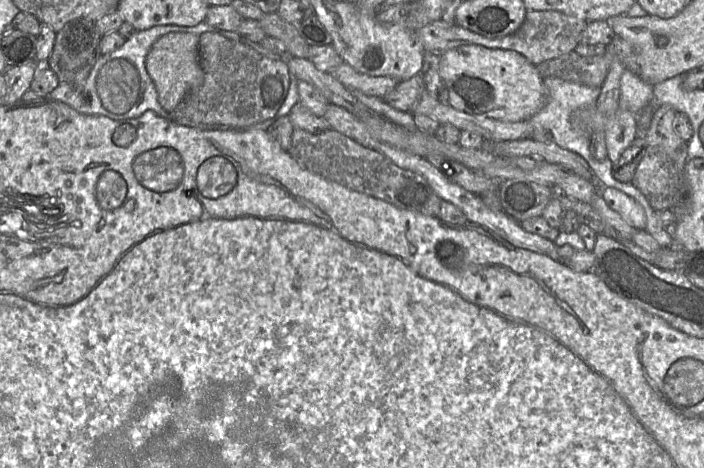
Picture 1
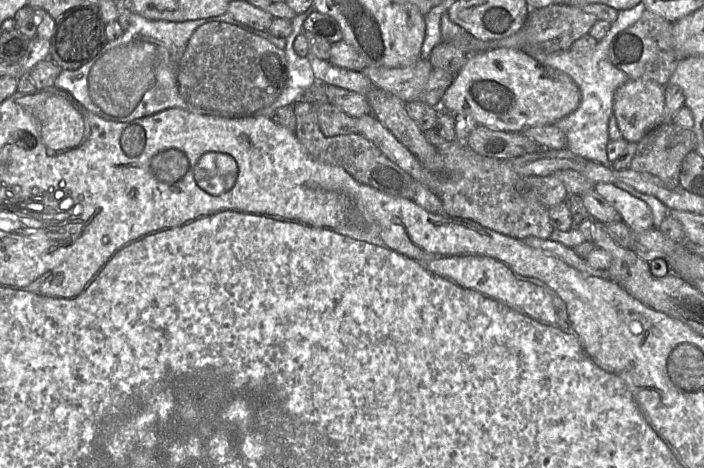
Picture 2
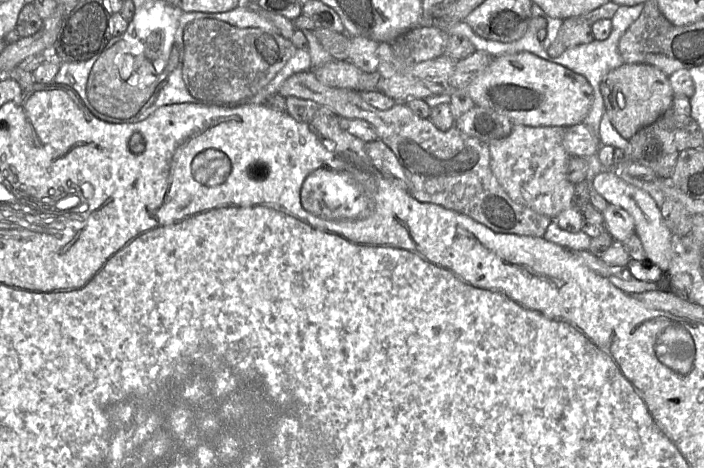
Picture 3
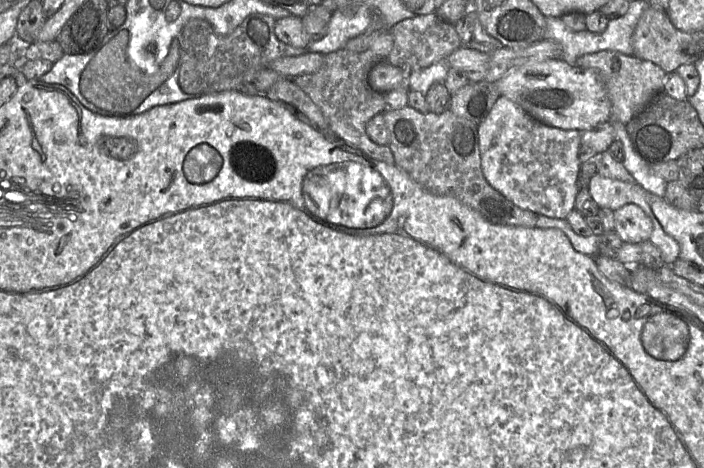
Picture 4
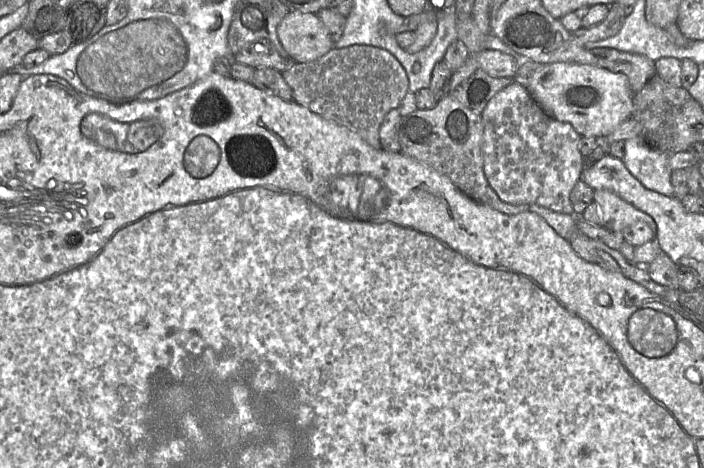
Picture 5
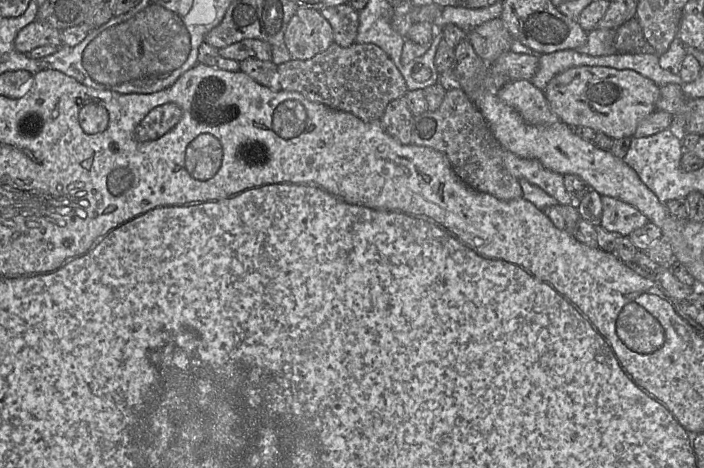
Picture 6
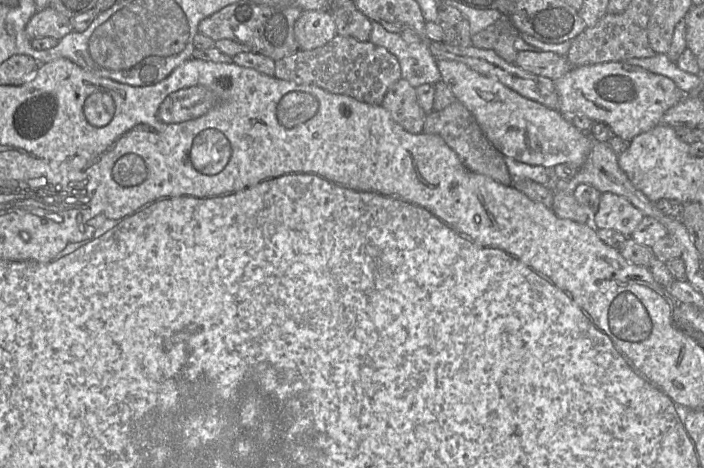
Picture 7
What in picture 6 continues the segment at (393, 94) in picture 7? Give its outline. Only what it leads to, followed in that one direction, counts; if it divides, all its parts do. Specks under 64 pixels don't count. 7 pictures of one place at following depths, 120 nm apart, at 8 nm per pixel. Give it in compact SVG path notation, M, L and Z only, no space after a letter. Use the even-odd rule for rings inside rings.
M405 94L387 105L380 122L386 133L399 143L408 145L411 144L413 119Z

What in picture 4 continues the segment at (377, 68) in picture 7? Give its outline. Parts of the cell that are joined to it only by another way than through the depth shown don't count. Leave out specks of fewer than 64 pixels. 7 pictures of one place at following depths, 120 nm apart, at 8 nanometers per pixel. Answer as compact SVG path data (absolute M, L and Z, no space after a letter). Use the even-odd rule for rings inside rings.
M339 49L324 56L324 63L318 71L297 76L293 81L320 108L340 141L371 159L394 165L395 157L389 146L376 144L366 132L367 123L385 111L386 94L375 91L369 83L370 72L380 61L386 60L380 59L371 50L353 52Z

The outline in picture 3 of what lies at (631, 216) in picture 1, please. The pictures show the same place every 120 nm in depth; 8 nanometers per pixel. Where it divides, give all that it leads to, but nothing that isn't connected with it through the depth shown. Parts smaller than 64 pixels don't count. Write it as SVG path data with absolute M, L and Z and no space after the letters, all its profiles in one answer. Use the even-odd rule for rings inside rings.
M605 171L594 176L593 186L609 204L625 209L633 217L635 232L642 242L647 259L667 274L668 265L673 256L675 236L665 224L661 208L652 196L643 189L626 182L614 171Z

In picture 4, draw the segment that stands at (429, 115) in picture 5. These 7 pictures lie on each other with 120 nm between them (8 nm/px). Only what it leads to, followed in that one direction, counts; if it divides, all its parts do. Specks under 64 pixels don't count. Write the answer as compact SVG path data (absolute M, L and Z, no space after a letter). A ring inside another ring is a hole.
M411 106L383 115L395 164L426 190L457 198L492 224L536 227L538 214L516 206L484 177L476 122L459 117L450 109L441 114L421 113Z

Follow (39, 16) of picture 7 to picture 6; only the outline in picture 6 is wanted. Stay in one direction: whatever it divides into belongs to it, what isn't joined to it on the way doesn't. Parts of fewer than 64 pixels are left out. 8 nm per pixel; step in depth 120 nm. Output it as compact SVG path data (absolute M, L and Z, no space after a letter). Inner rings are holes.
M35 20L22 28L15 40L15 49L24 54L40 46L61 46L61 31L53 26Z

